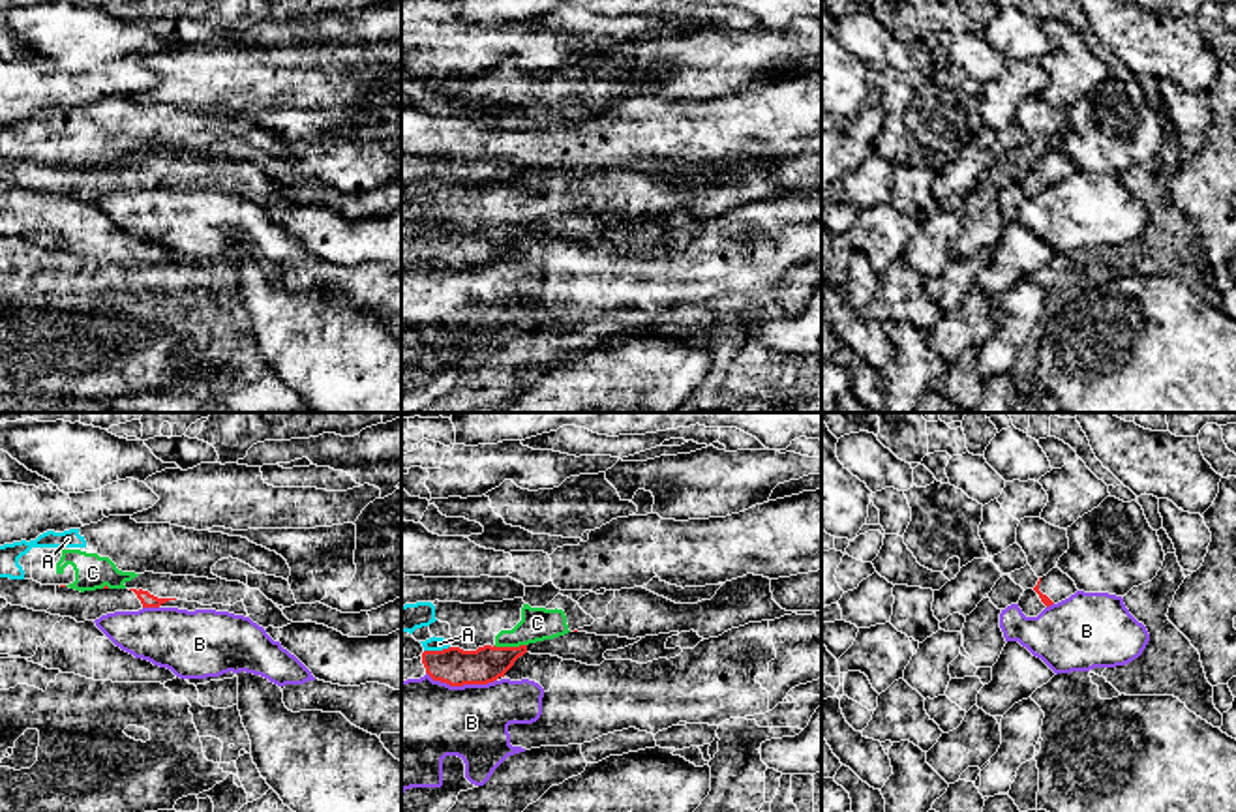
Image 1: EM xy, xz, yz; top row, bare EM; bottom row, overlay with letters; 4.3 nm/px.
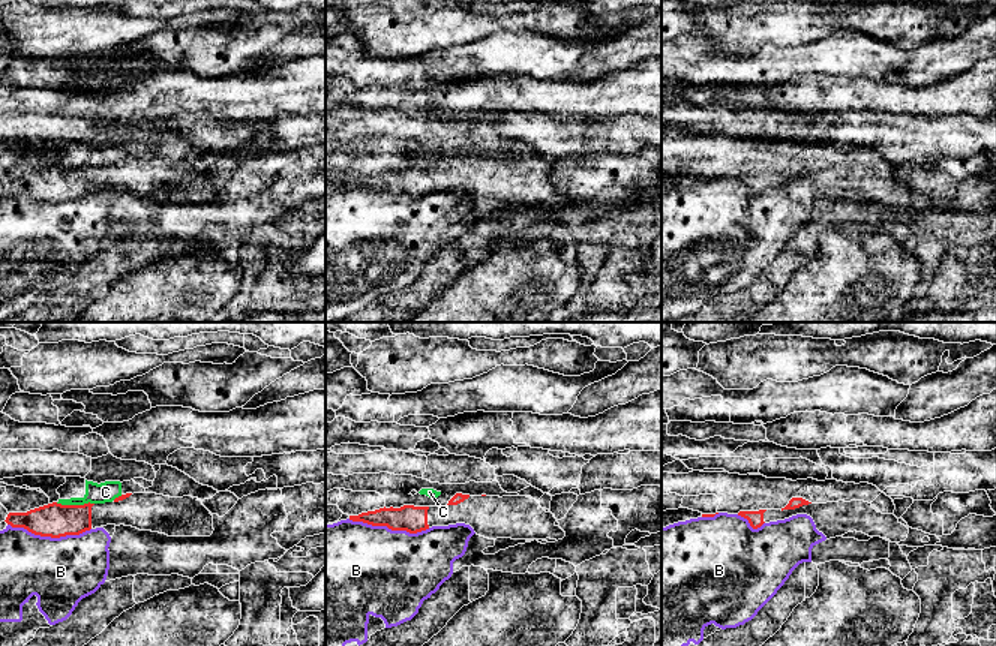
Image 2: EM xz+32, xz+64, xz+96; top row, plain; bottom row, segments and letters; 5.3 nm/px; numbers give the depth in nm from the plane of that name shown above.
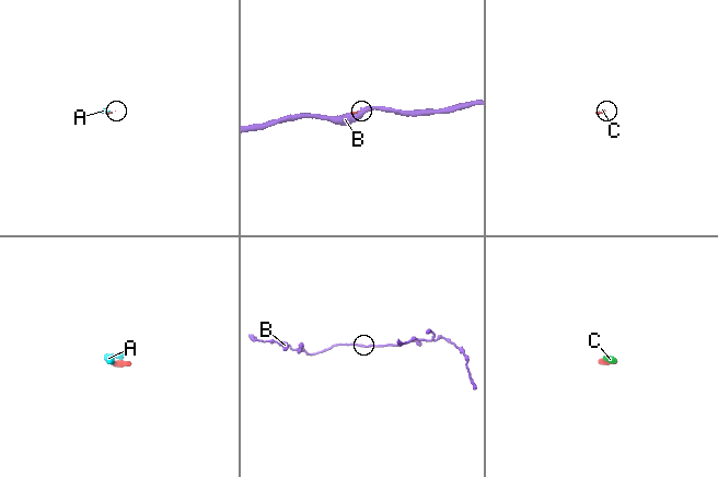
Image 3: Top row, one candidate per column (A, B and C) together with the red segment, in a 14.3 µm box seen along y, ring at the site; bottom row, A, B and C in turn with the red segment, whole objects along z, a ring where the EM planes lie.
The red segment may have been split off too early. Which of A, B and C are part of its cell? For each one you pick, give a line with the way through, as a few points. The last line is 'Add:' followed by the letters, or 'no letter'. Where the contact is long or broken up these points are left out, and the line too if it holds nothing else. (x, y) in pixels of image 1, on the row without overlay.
Add: no letter

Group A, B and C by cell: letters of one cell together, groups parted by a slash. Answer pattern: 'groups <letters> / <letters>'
groups A C / B

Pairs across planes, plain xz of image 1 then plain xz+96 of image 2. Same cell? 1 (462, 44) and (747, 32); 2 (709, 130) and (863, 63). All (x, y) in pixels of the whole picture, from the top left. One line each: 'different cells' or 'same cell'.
1: same cell
2: different cells

